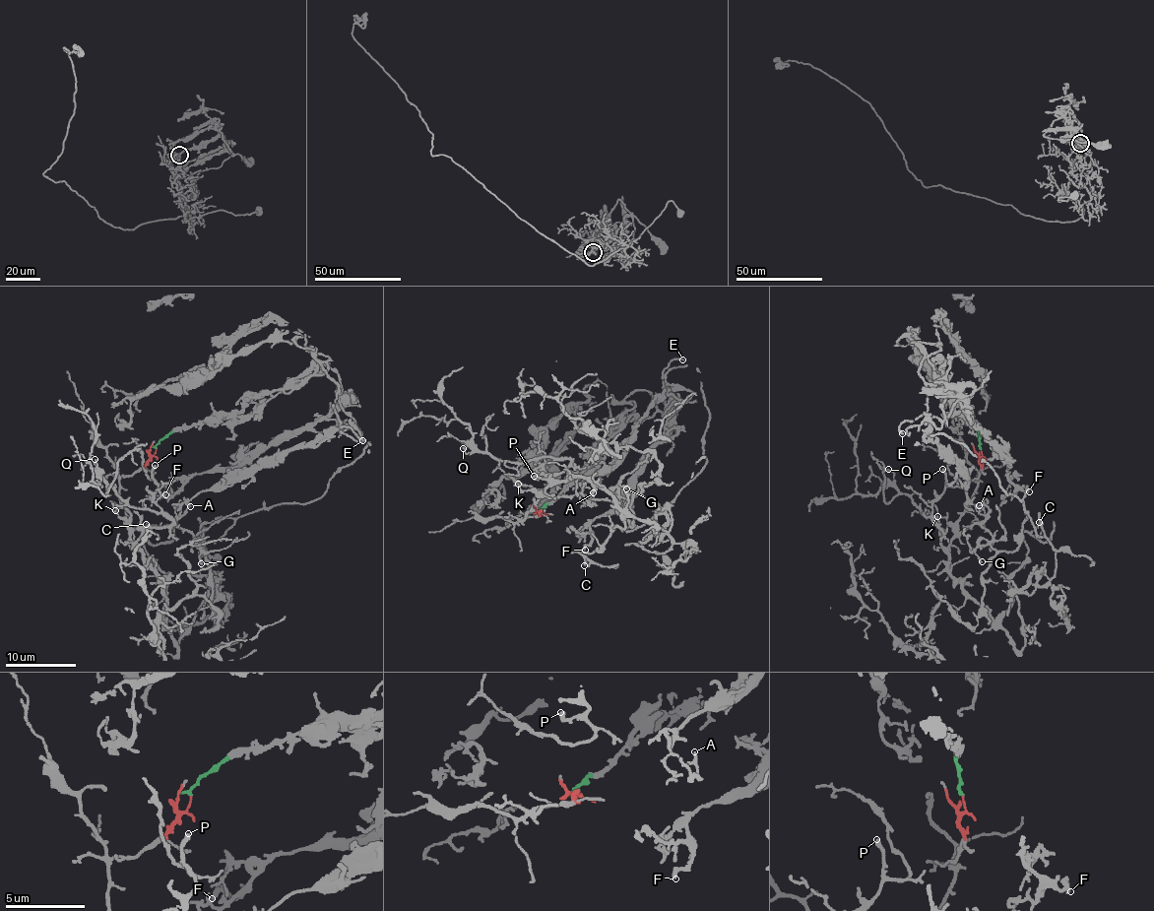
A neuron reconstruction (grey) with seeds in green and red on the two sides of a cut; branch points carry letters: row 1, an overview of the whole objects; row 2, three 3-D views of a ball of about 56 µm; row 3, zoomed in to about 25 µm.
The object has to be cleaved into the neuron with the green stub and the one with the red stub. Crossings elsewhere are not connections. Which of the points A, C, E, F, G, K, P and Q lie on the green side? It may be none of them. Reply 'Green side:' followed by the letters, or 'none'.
Green side: E, F

